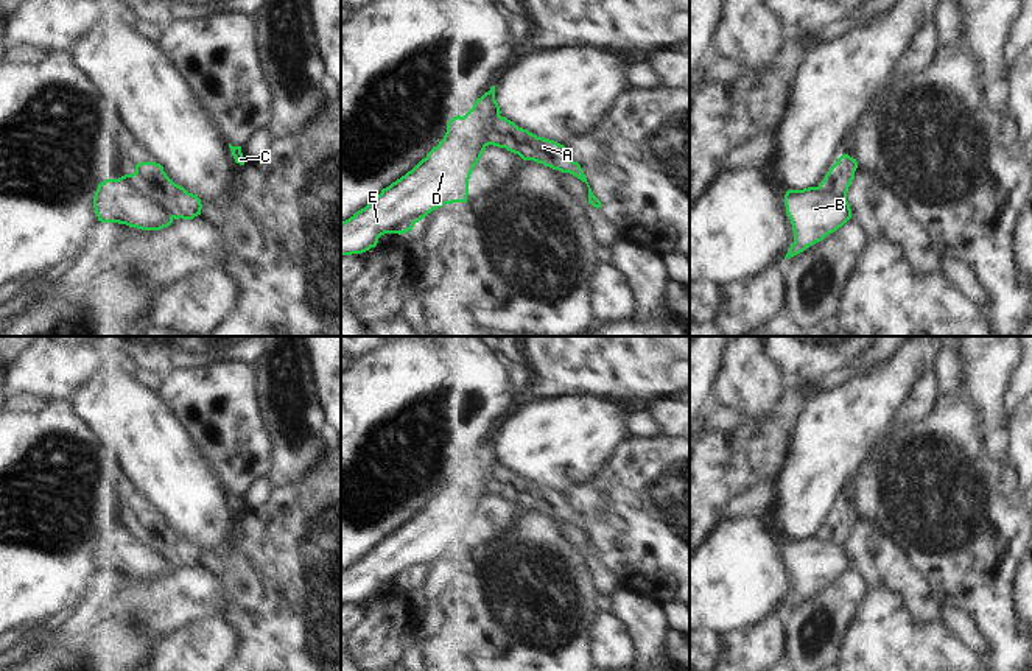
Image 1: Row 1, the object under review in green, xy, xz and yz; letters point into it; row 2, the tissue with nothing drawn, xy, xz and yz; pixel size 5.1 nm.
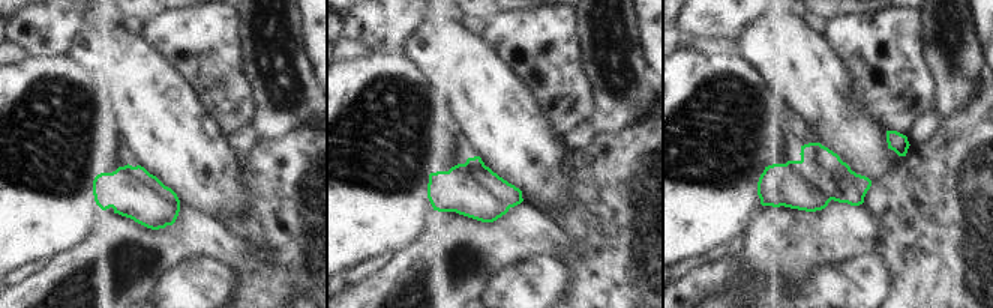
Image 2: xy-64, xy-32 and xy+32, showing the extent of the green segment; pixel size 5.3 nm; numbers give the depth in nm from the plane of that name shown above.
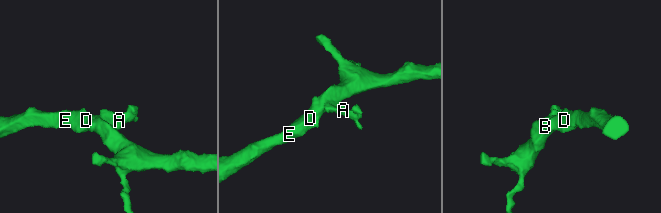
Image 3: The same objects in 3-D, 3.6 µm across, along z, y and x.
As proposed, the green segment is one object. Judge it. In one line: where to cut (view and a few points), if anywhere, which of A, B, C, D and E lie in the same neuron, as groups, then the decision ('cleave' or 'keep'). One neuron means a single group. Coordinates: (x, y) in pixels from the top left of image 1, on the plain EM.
cut in xy along (136, 520), (143, 541), (172, 567); A C / B D E; cleave

